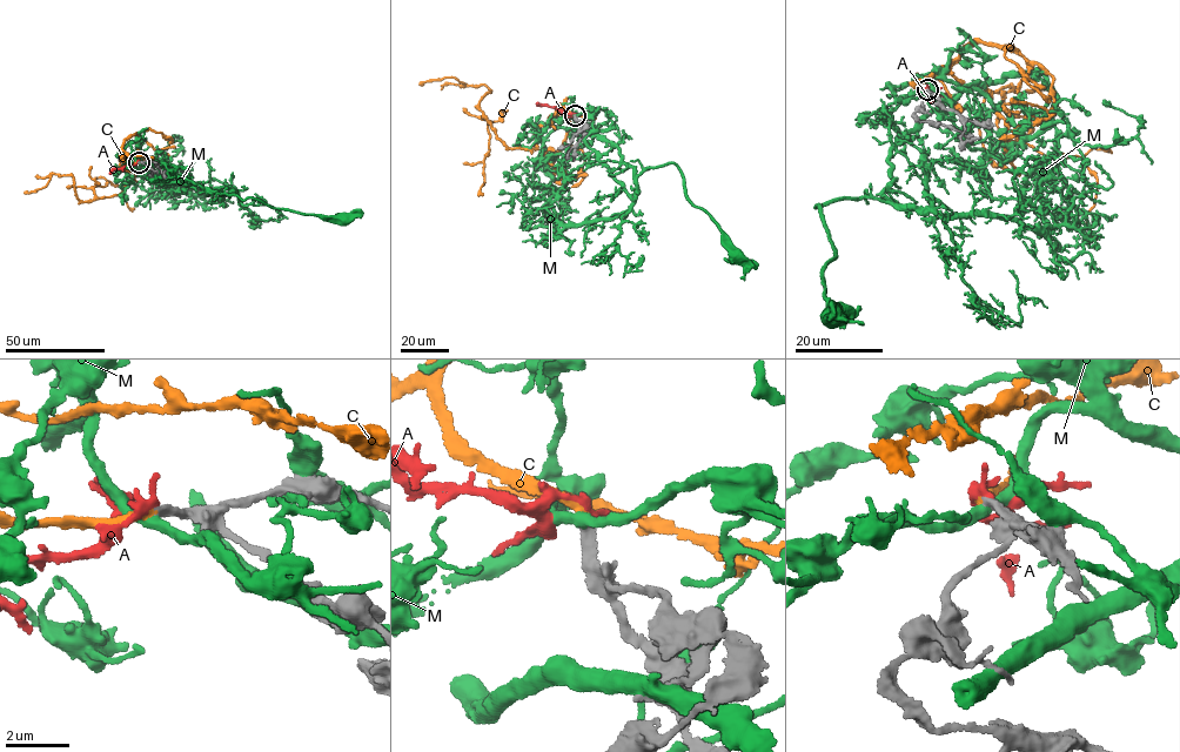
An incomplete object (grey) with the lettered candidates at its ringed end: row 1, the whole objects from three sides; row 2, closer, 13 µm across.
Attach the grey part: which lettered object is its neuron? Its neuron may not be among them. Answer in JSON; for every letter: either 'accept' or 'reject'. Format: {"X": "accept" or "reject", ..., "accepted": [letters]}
{"A": "reject", "C": "accept", "M": "reject", "accepted": ["C"]}

